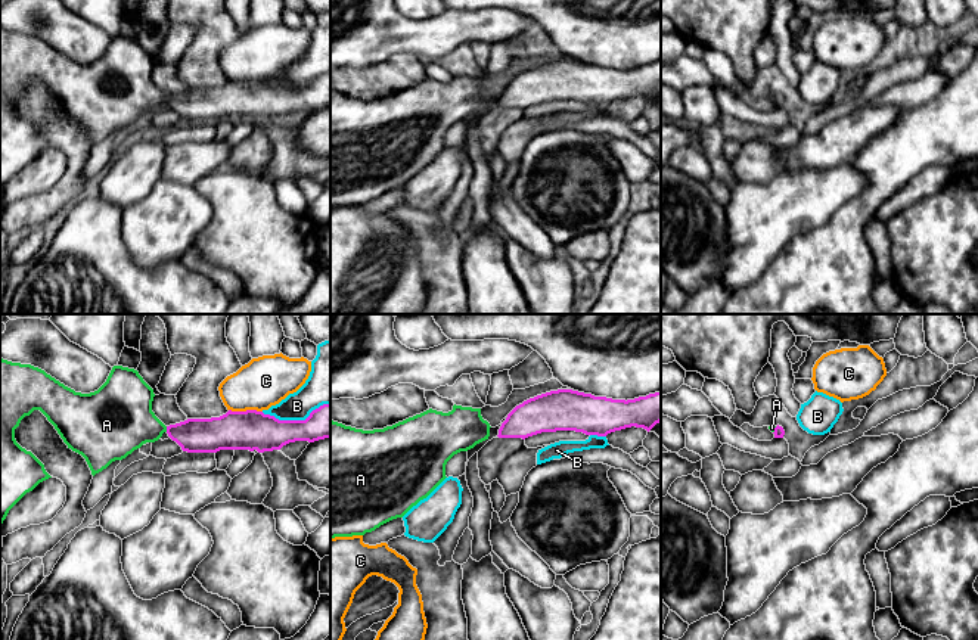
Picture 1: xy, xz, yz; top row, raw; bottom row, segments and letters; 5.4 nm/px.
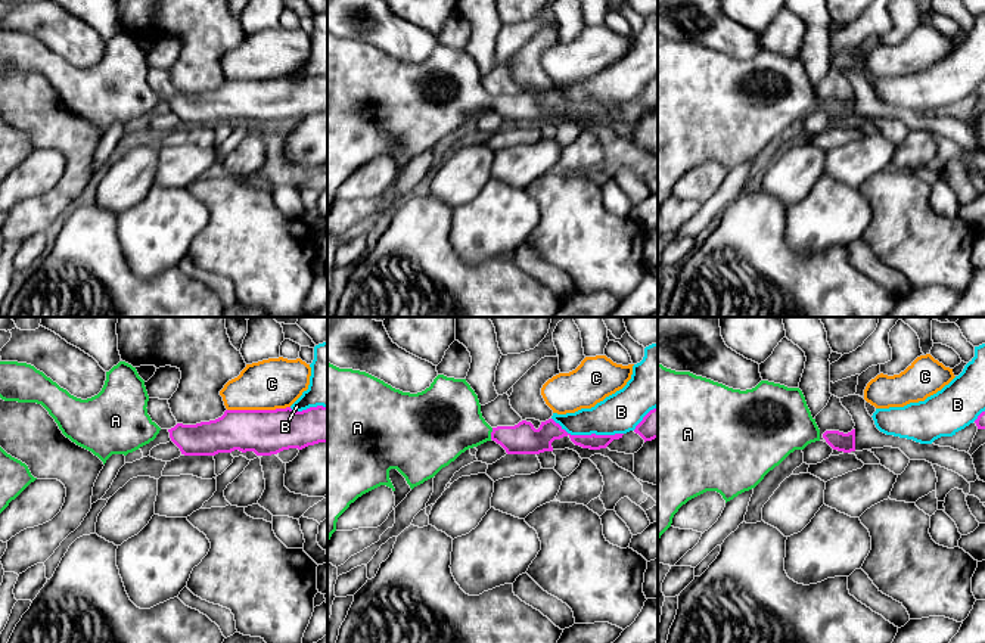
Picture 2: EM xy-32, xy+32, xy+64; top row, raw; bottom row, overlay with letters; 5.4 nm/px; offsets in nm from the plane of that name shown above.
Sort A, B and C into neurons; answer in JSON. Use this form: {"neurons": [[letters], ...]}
{"neurons": [["A"], ["B"], ["C"]]}

